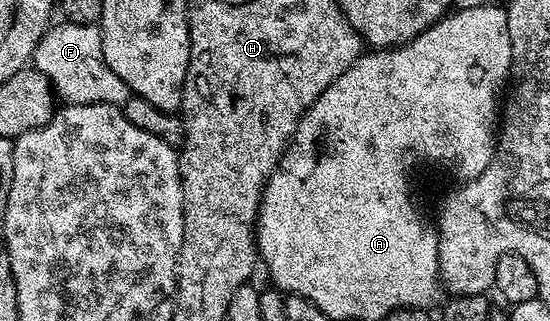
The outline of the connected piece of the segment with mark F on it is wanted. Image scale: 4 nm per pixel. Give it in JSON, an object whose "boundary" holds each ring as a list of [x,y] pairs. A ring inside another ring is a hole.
{"boundary":[[[63,22],[62,27],[51,26],[46,36],[38,42],[32,60],[33,70],[40,72],[50,82],[51,88],[59,96],[66,98],[70,105],[79,103],[108,103],[124,105],[132,92],[104,61],[102,32],[97,26],[85,23]],[[62,94],[62,95],[61,95]]]}

